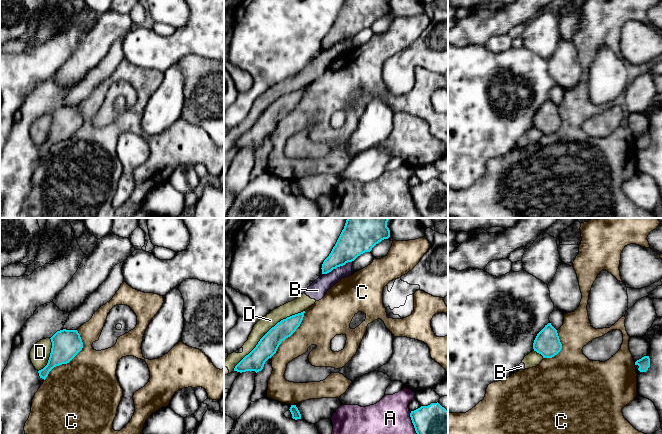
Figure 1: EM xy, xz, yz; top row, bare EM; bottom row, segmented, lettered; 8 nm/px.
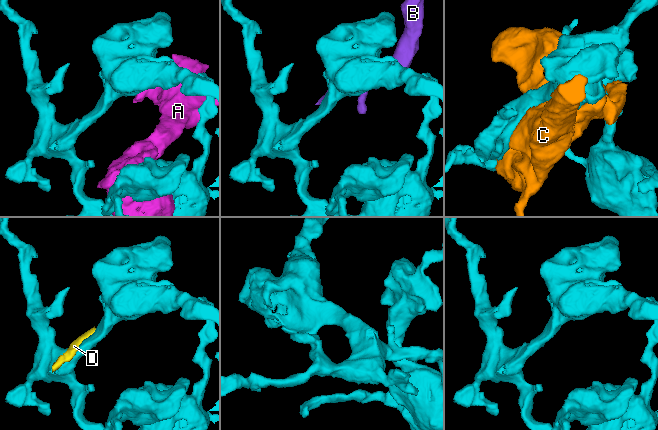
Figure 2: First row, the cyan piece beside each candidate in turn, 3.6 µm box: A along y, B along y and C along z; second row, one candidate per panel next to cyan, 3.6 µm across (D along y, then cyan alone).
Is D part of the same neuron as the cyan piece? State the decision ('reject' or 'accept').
reject

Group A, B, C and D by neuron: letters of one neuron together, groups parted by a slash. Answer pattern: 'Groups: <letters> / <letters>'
Groups: A / B D / C

